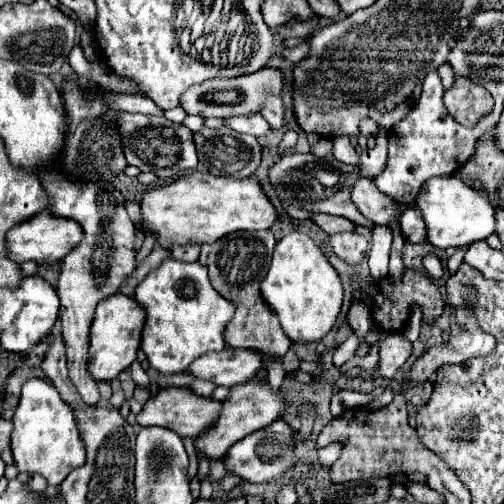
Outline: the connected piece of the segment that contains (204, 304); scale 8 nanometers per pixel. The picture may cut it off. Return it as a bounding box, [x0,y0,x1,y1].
[135,257,235,375]

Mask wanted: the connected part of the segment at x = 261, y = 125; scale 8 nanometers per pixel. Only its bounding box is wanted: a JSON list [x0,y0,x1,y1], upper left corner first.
[223,115,271,137]

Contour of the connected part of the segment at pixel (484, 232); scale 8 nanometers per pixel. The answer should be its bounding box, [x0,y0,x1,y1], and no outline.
[415,175,495,249]

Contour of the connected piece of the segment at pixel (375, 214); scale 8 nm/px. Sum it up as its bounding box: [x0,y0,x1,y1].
[351,179,399,225]

